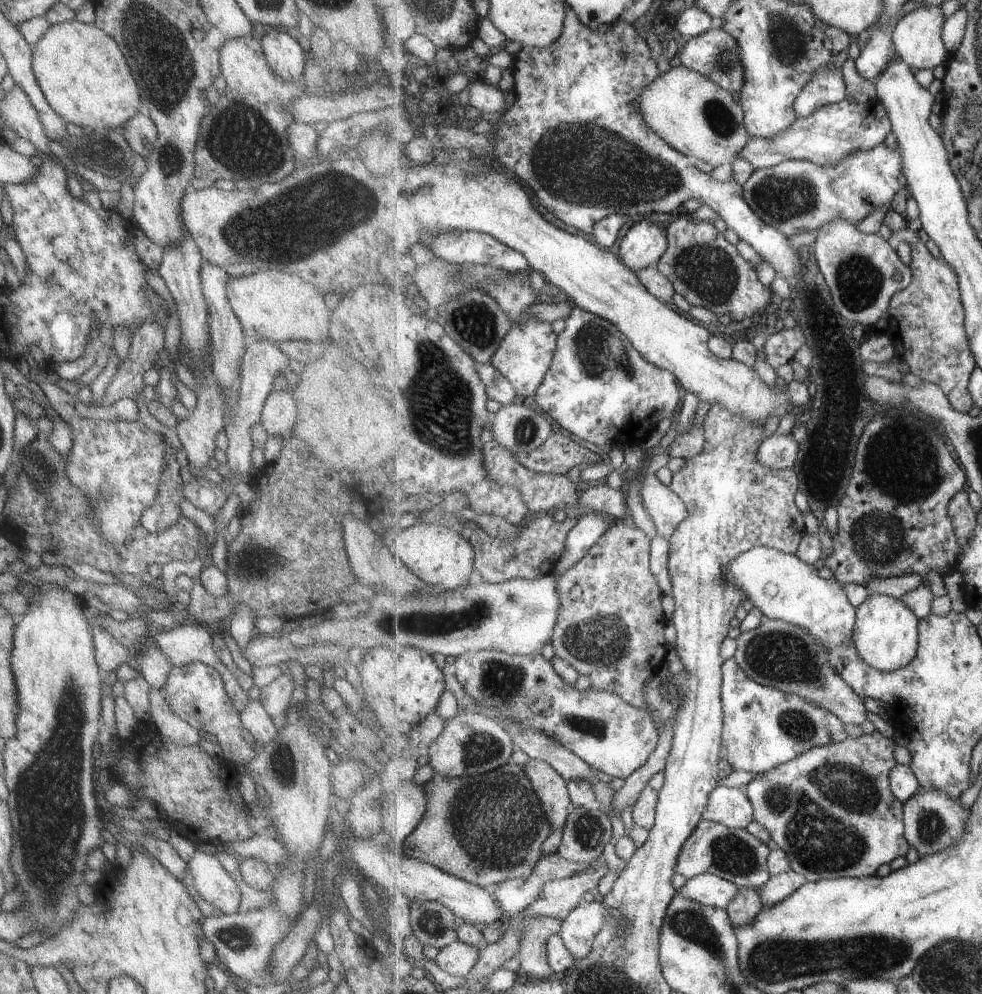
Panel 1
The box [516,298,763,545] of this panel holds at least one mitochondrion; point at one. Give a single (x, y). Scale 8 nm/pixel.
(596, 350)

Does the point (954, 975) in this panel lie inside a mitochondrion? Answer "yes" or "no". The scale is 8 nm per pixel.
yes

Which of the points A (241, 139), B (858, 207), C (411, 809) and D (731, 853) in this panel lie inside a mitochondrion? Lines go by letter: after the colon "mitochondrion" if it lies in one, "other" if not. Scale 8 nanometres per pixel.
A: mitochondrion
B: other
C: other
D: mitochondrion

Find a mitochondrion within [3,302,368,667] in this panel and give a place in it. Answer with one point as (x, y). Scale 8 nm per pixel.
(40, 473)

